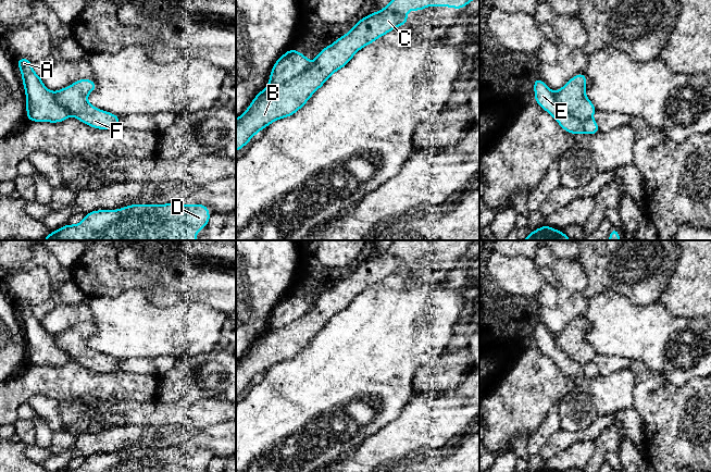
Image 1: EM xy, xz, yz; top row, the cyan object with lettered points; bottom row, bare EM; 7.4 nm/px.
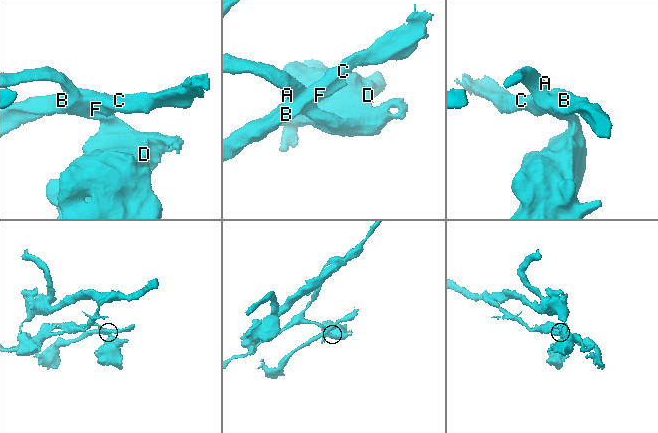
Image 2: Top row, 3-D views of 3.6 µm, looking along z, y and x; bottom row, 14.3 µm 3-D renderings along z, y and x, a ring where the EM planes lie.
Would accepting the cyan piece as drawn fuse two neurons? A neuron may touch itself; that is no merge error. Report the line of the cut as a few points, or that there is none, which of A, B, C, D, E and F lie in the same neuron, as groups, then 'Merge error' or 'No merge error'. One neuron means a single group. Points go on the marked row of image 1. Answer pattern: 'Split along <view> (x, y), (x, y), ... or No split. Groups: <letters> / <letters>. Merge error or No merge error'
Split along yz (553, 91), (554, 99), (572, 115), (582, 121), (591, 118). Groups: A D E / B C F. Merge error

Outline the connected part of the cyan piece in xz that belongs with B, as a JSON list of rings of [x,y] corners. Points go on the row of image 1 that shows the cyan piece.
[[[391,0],[379,11],[360,18],[347,34],[344,34],[332,45],[323,48],[305,72],[282,85],[267,85],[263,90],[258,92],[246,111],[236,119],[236,151],[242,149],[253,136],[271,125],[274,121],[291,116],[299,111],[309,101],[310,97],[325,84],[330,75],[346,66],[362,48],[371,45],[395,28],[406,25],[410,9],[415,12],[424,10],[427,7],[463,9],[471,1],[472,0]]]

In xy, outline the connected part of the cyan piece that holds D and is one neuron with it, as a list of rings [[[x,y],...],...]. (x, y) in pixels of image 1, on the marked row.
[[[135,203],[122,209],[91,211],[80,223],[66,224],[42,240],[197,240],[197,233],[208,225],[210,218],[208,204]]]

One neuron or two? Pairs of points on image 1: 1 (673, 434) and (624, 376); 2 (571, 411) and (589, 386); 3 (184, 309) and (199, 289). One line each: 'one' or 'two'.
1: two
2: one
3: two

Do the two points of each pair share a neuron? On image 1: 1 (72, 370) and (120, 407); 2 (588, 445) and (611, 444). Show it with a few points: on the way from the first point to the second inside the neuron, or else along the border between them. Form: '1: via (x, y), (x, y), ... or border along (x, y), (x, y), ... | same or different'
1: border along (139, 402), (101, 401), (96, 410) | different
2: border along (594, 441), (594, 451), (587, 460) | different

